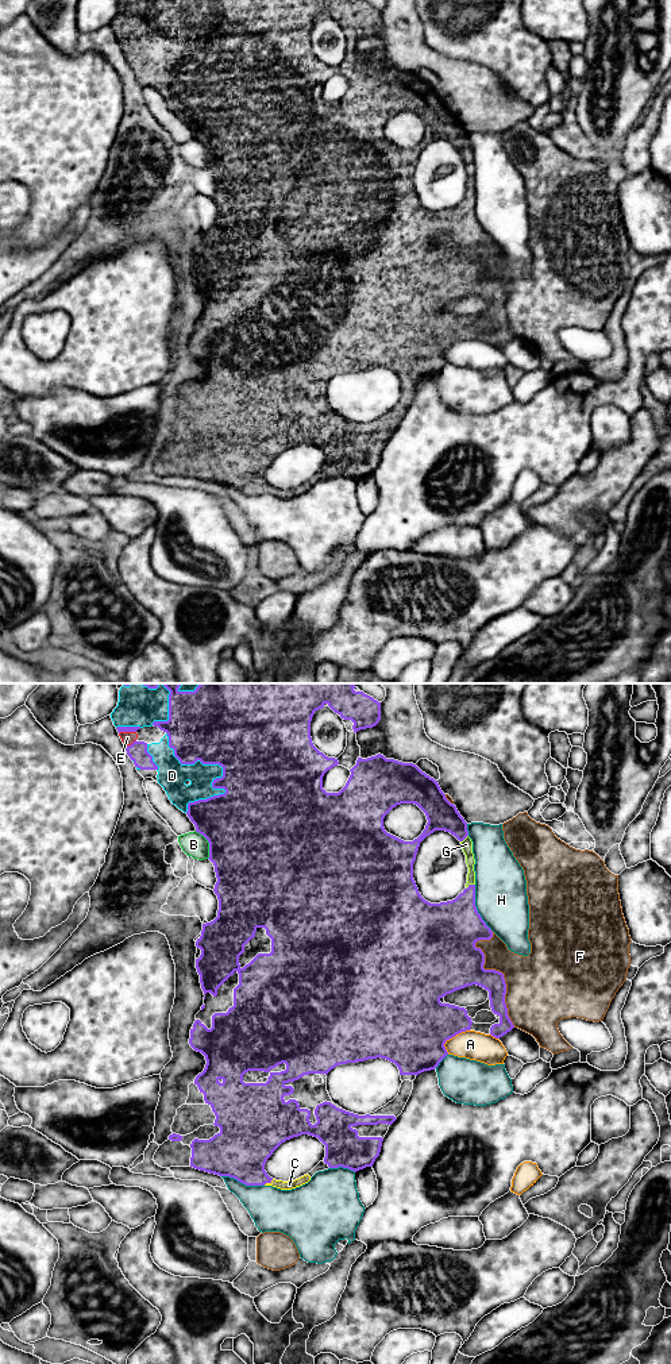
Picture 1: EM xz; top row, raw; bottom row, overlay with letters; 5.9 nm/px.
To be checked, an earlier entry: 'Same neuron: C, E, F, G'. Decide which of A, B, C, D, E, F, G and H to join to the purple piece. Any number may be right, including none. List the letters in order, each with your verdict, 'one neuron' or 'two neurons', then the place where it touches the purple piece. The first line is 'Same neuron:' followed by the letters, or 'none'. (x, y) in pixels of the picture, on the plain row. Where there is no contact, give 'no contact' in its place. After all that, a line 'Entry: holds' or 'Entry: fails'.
Same neuron: C, D, E, G
A: two neurons | xz (451, 346)
B: two neurons | xz (208, 150)
C: one neuron | xz (269, 490)
D: one neuron | xz (205, 72)
E: one neuron | xz (127, 39)
F: two neurons | xz (494, 278)
G: one neuron | xz (470, 193)
H: two neurons | xz (475, 216)
Entry: fails

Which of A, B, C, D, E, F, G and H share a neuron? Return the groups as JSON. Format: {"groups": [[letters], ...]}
{"groups": [["A"], ["B"], ["C", "D", "E", "G"], ["F"], ["H"]]}

